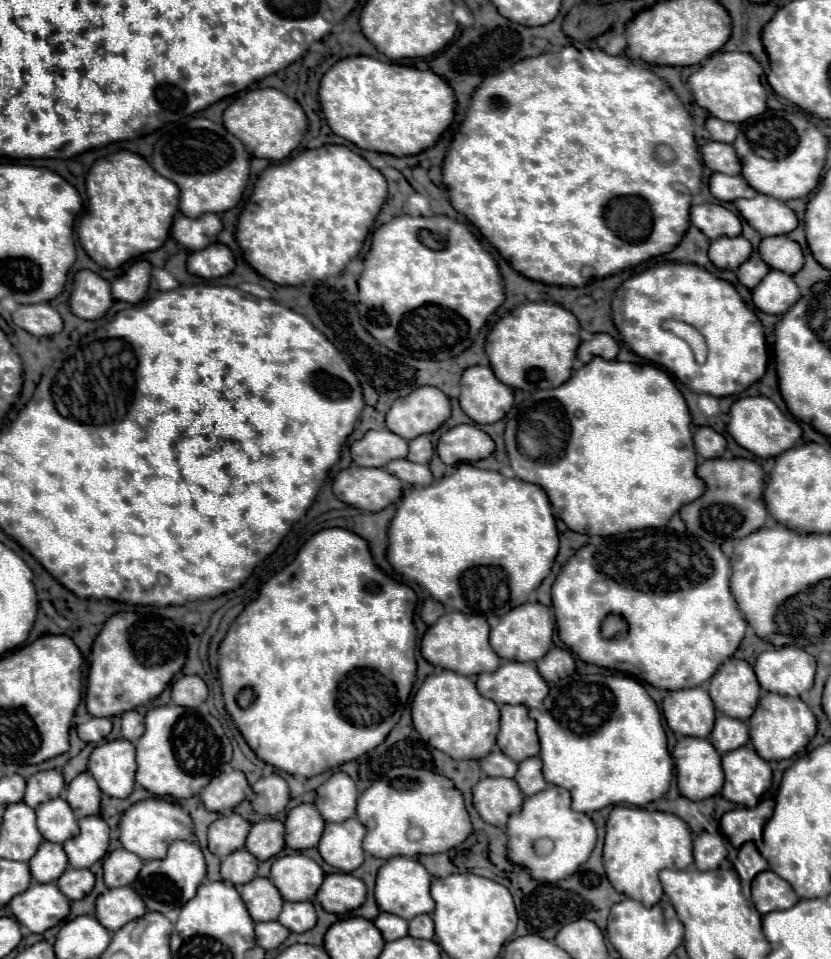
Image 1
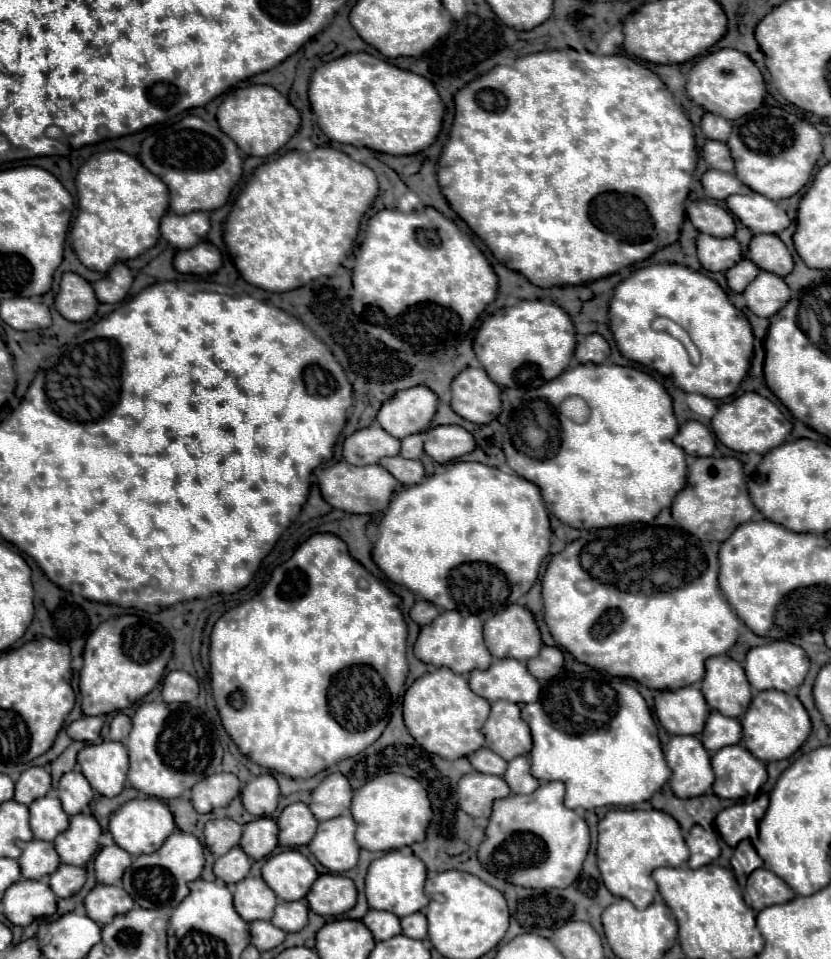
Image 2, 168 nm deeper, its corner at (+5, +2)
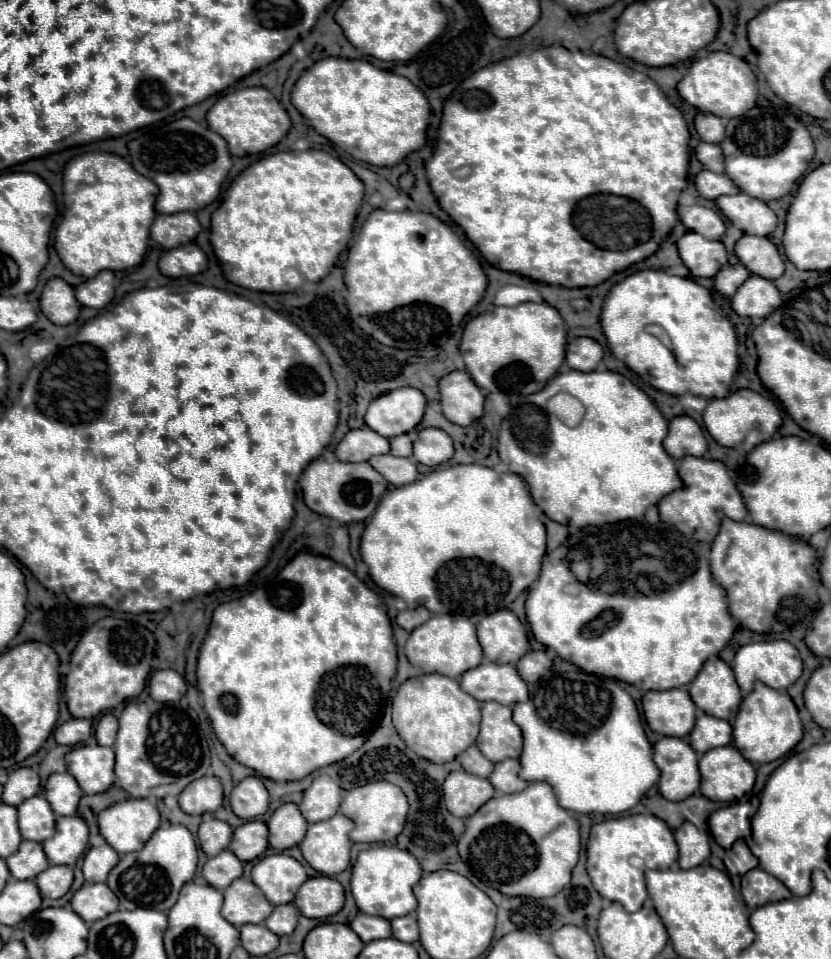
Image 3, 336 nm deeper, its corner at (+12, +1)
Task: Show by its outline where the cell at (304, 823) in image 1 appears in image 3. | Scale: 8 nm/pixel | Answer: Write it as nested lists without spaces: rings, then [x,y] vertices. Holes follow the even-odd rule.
[[[282,804],[268,820],[268,842],[276,850],[286,850],[298,846],[306,836],[308,822],[296,804]]]

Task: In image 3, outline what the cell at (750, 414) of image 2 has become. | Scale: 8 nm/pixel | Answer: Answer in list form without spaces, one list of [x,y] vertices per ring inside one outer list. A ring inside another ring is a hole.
[[[748,388],[736,390],[726,398],[712,398],[702,416],[704,416],[706,430],[712,434],[712,438],[718,444],[736,448],[736,450],[744,450],[744,452],[750,452],[754,446],[770,440],[772,434],[782,424],[780,408],[776,406],[776,402],[754,390],[748,390]]]

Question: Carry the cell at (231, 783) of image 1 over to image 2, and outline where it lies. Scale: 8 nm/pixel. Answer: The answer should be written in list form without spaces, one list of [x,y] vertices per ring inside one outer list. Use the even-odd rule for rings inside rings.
[[[217,773],[197,783],[191,791],[197,813],[209,813],[215,807],[227,807],[239,795],[239,779],[233,773]]]

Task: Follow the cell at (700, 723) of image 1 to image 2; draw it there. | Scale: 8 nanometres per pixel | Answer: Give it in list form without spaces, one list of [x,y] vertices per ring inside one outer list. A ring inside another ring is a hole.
[[[695,687],[655,693],[655,713],[671,735],[699,735],[709,715],[705,697]]]

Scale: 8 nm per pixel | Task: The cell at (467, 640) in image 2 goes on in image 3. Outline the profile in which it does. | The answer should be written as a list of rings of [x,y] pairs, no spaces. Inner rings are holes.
[[[432,616],[426,624],[412,630],[404,654],[412,666],[426,674],[438,672],[448,678],[458,678],[466,670],[476,668],[482,662],[482,648],[476,638],[476,628],[469,616]]]

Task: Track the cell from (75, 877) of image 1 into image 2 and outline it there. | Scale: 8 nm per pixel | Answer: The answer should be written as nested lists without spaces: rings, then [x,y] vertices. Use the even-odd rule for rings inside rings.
[[[61,865],[51,877],[49,885],[57,897],[71,897],[75,895],[85,883],[85,869],[73,865]]]

